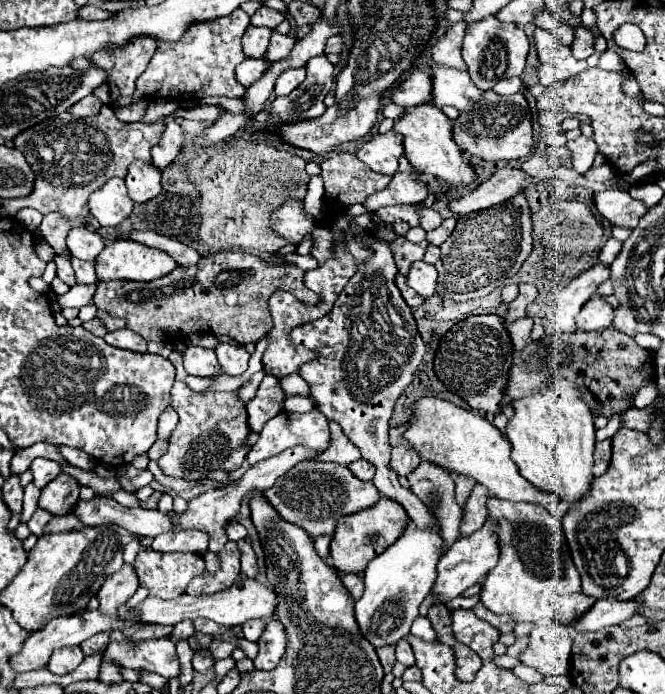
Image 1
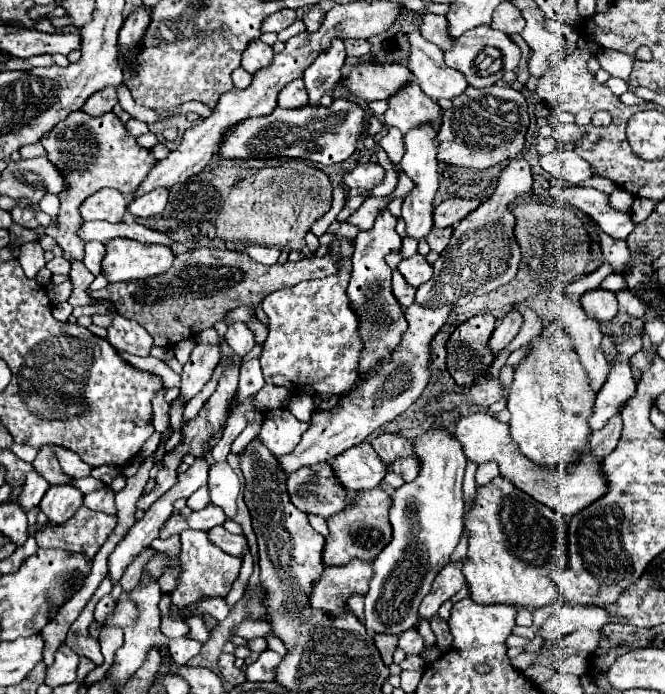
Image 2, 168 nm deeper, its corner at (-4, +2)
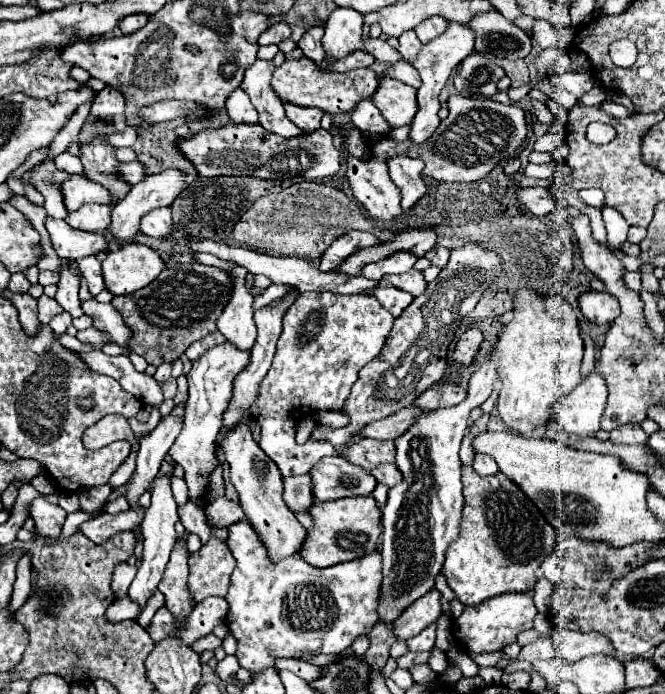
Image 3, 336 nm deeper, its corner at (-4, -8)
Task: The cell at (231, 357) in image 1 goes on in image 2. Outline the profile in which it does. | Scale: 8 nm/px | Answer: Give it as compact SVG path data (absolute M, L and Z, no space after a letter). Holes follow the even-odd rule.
M234 322L228 326L226 334L224 334L224 342L234 350L234 354L238 354L240 358L246 358L246 354L250 354L250 350L254 348L254 336L252 332L246 328L244 322Z

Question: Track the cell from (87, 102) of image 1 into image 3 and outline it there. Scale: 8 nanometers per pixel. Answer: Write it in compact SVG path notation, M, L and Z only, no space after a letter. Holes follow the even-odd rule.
M106 86L102 92L98 92L98 96L92 104L92 114L96 118L102 118L102 120L112 120L112 118L118 118L118 116L122 120L124 118L122 92L112 88L112 86Z

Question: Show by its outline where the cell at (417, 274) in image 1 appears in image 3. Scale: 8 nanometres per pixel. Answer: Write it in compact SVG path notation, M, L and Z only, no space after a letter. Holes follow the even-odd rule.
M408 270L406 274L398 274L398 276L384 276L384 282L404 292L410 292L412 296L420 296L426 290L426 280L418 270Z

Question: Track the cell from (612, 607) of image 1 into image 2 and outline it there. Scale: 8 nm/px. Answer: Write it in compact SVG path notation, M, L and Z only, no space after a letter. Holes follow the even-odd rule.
M562 604L556 608L556 612L542 624L542 628L538 630L538 634L544 640L560 640L568 634L572 634L578 628L592 628L592 630L600 630L604 624L610 622L610 614L596 606L584 606L584 604Z

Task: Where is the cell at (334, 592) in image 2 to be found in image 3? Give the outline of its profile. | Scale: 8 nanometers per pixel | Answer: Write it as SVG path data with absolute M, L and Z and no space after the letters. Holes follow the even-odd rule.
M238 522L228 526L228 532L228 550L236 558L236 568L230 576L228 594L224 596L230 606L226 624L238 642L236 658L240 666L246 668L252 676L266 668L274 668L278 658L298 658L302 654L342 654L358 636L368 634L368 630L380 622L378 606L382 588L382 554L378 550L350 562L340 562L328 568L314 568L300 560L300 556L274 562L268 556L268 550L258 532L250 524ZM296 586L300 586L300 594L294 594Z

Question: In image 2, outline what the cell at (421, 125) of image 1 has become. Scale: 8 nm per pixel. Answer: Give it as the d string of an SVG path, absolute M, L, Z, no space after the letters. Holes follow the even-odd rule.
M410 82L398 96L388 100L388 110L382 118L388 126L396 126L402 134L408 134L422 124L440 126L442 108L430 100L416 82Z

